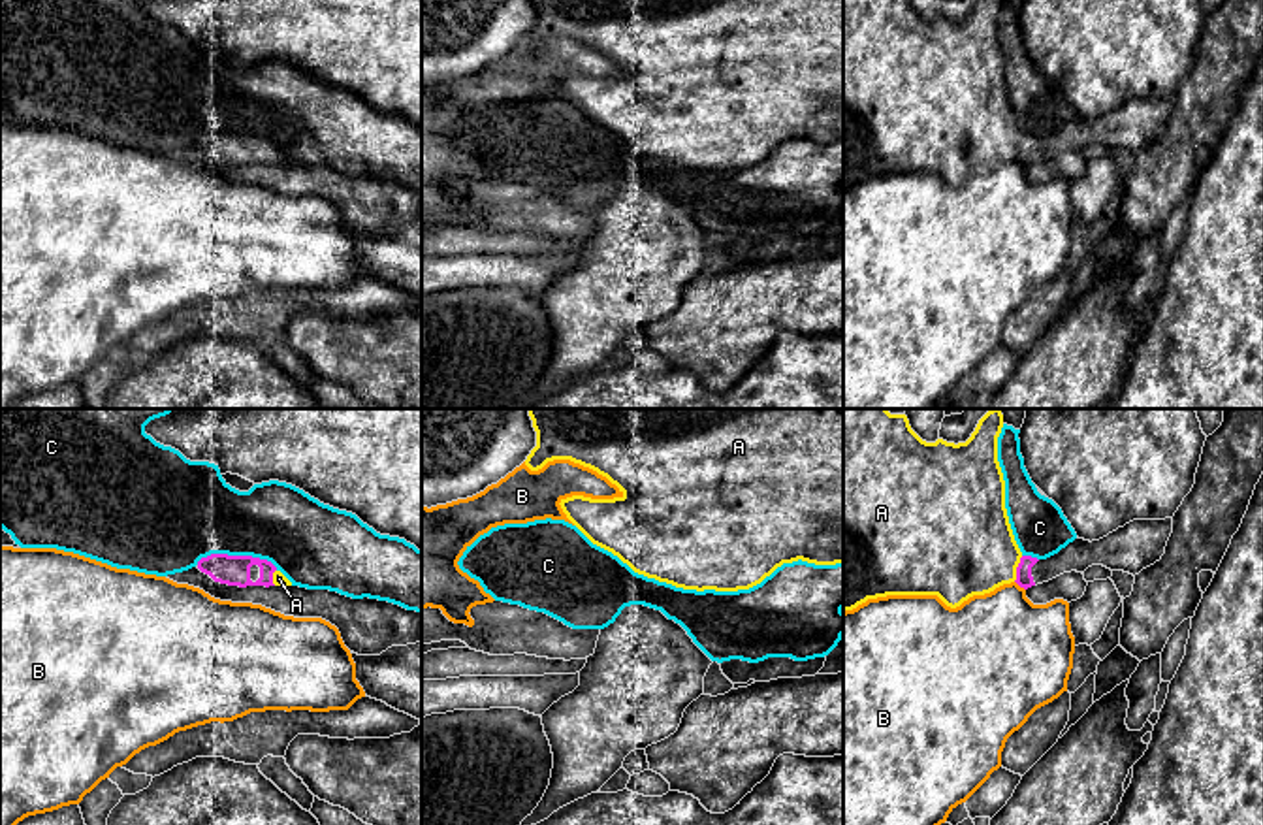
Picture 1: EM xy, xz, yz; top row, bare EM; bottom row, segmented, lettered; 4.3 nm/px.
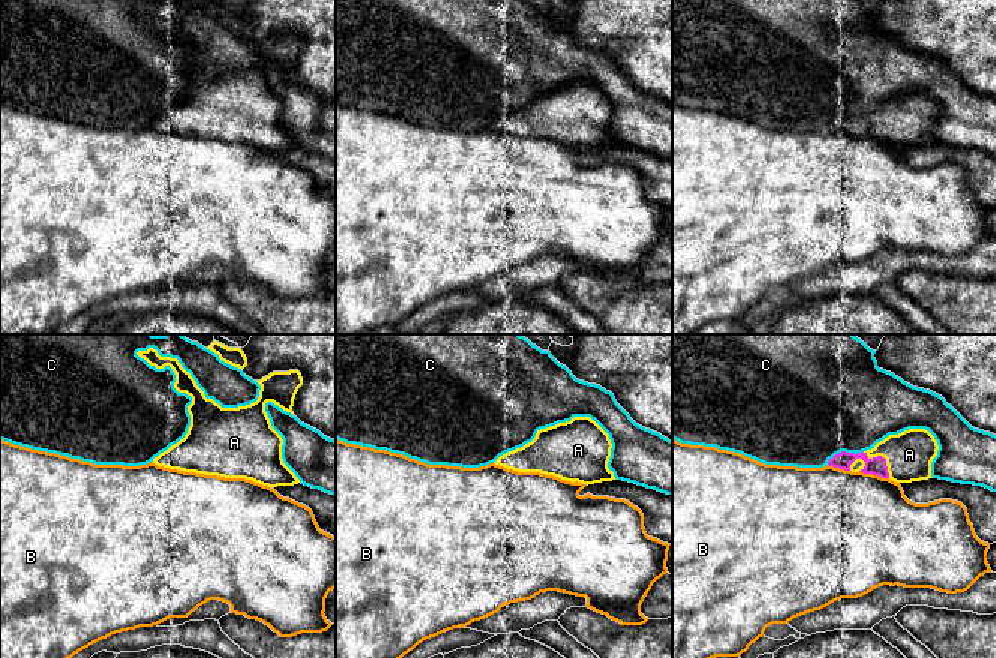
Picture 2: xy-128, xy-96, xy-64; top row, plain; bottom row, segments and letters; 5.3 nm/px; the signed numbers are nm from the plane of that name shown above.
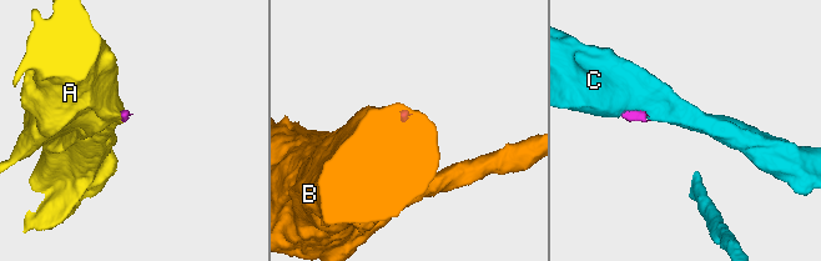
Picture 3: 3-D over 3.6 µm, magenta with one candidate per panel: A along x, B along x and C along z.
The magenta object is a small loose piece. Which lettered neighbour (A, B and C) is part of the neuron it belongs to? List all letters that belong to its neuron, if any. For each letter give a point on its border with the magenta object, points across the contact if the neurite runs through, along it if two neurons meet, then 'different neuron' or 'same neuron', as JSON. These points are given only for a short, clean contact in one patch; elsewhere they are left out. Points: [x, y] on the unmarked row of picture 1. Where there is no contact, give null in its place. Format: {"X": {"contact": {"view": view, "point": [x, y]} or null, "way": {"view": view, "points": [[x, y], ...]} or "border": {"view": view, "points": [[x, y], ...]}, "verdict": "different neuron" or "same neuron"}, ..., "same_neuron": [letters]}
{"A": {"contact": {"view": "yz", "point": [1017, 147]}, "way": {"view": "yz", "points": [[1024, 157], [1017, 147], [975, 132], [964, 123]]}, "verdict": "same neuron"}, "B": {"contact": {"view": "yz", "point": [1021, 164]}, "verdict": "different neuron"}, "C": {"contact": {"view": "xy", "point": [238, 134]}, "verdict": "different neuron"}, "same_neuron": ["A"]}

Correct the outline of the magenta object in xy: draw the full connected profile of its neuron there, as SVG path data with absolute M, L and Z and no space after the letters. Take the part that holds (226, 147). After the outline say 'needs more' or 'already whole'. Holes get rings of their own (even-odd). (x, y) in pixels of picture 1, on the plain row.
M211 132L198 139L198 147L228 164L292 164L271 139L252 134Z; needs more

